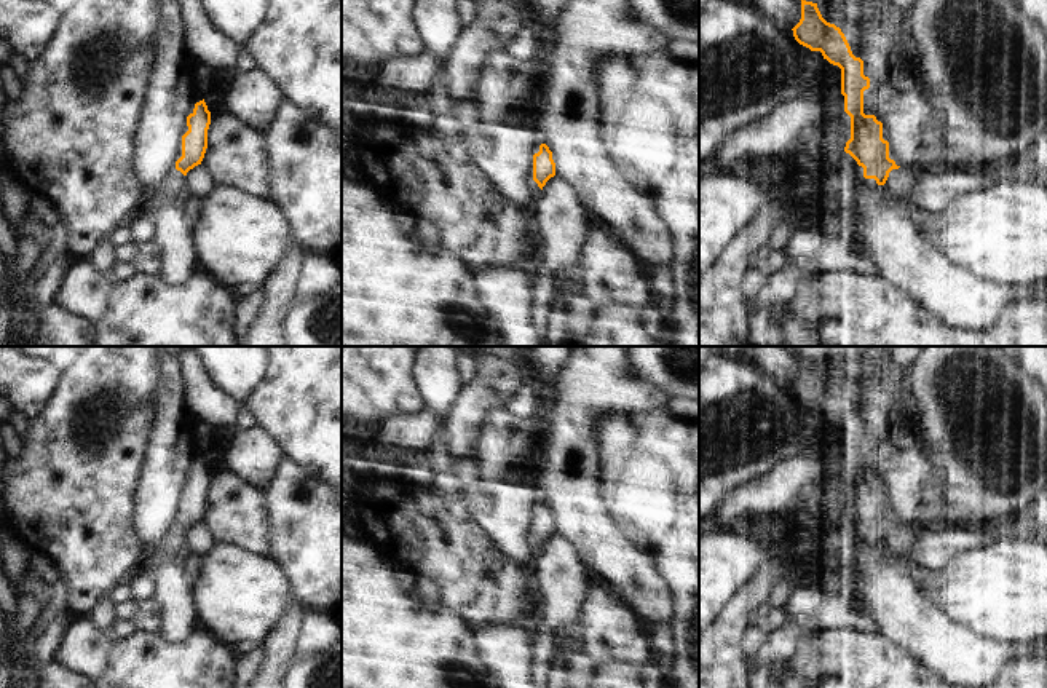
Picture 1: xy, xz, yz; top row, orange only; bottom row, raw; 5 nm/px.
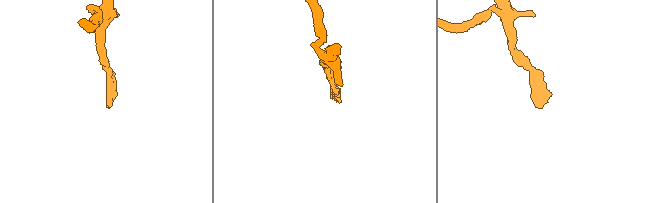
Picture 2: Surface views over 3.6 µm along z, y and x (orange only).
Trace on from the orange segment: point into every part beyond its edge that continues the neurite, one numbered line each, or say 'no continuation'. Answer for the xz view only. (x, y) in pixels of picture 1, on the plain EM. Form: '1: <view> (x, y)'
1: xz (535, 548)

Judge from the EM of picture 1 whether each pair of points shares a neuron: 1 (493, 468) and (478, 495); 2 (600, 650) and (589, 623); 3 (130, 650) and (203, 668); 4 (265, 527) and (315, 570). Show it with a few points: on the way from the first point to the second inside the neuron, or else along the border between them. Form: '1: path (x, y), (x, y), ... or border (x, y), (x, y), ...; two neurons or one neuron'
1: border (481, 478), (500, 479); two neurons
2: path (600, 644), (596, 629); one neuron
3: path (147, 668), (185, 668); one neuron
4: path (278, 533), (302, 557); one neuron

